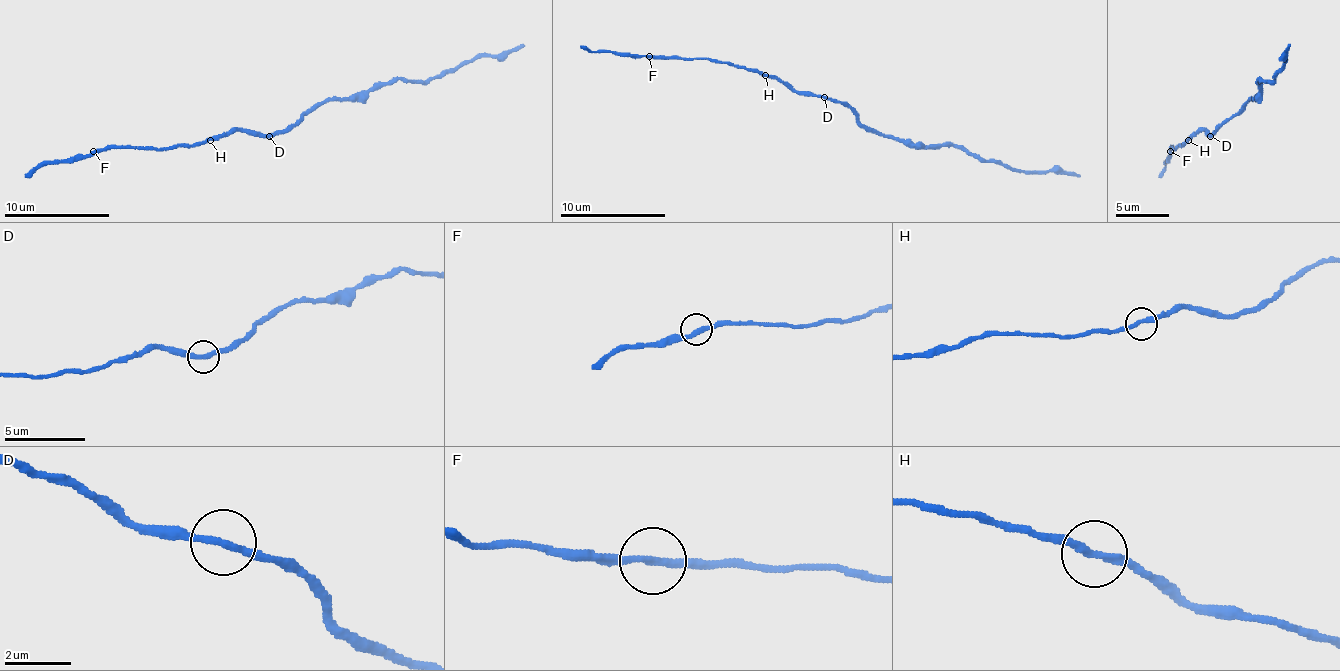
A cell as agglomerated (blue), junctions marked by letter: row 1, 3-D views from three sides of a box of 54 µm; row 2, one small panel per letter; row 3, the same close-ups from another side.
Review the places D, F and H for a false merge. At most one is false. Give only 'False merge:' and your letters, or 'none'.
False merge: D

